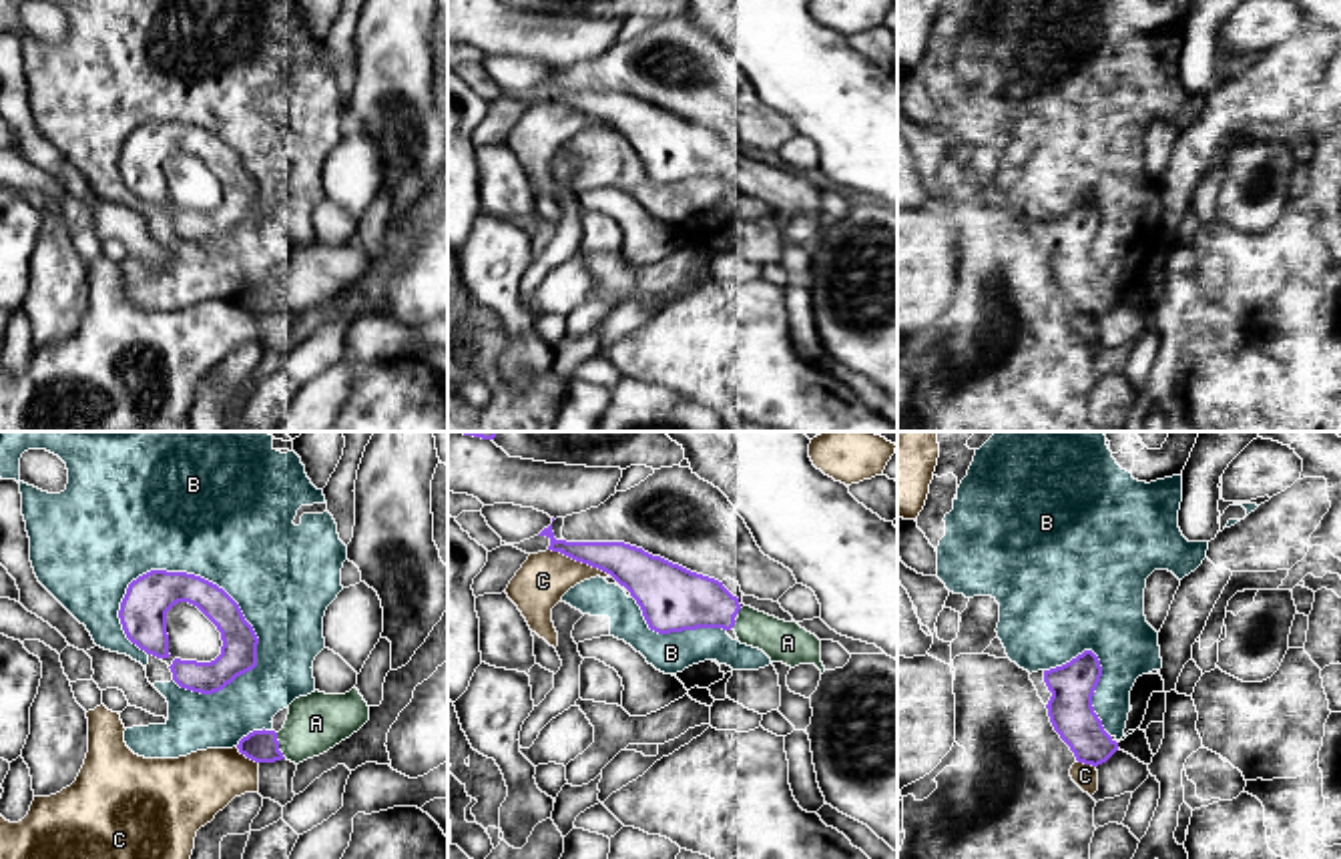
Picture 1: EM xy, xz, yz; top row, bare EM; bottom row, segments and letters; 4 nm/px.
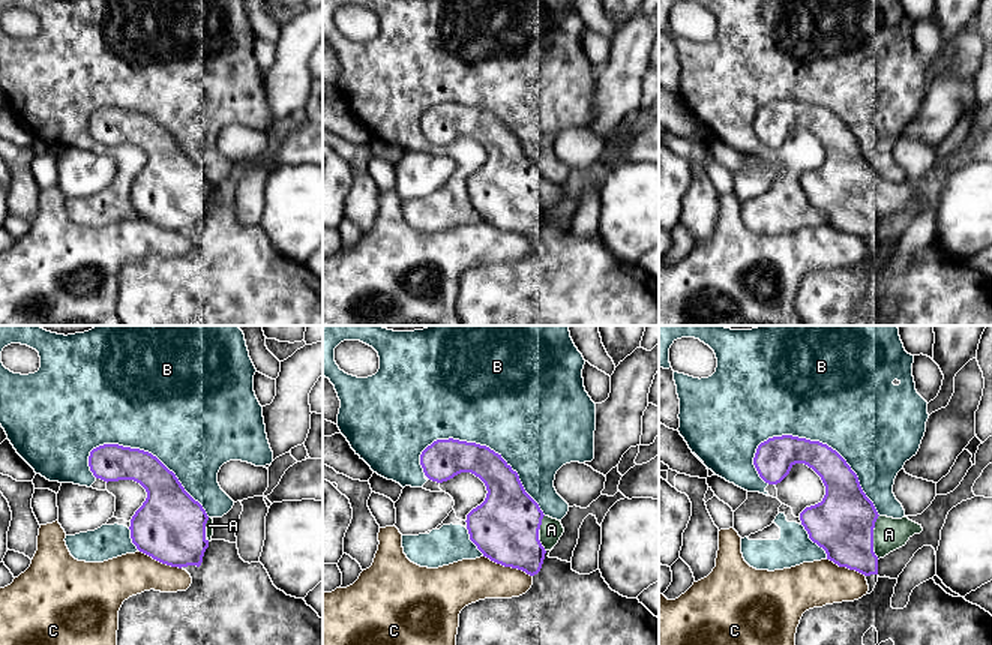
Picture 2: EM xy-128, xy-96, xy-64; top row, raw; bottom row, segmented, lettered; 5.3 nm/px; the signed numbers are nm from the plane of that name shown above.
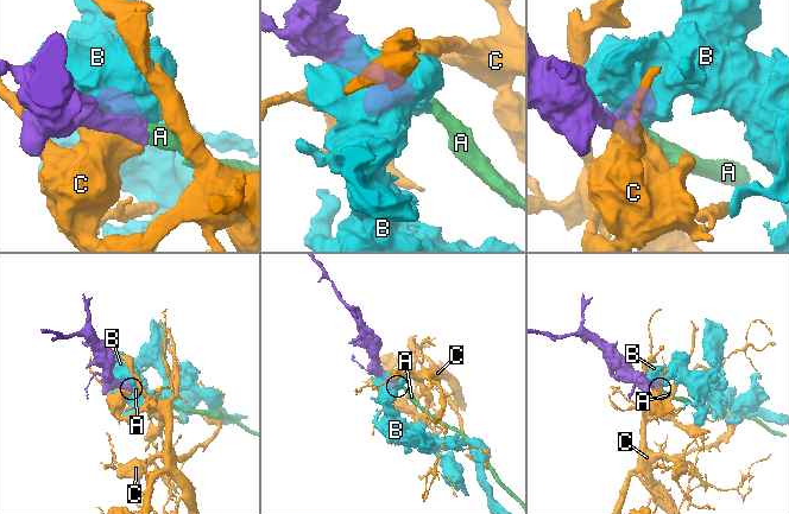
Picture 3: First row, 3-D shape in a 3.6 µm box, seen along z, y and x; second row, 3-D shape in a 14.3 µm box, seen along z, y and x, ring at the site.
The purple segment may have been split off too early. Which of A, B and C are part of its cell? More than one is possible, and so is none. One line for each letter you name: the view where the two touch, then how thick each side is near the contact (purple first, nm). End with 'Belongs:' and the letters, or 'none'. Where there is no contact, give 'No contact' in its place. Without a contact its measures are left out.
A: Touches purple in xy. Thickness 130 nm (purple) against 240 nm
Belongs: A

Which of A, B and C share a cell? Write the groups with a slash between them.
A / B / C

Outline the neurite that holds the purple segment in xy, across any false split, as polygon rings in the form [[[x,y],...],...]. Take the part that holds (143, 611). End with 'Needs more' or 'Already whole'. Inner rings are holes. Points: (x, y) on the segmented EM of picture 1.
[[[151,570],[128,584],[118,610],[126,638],[147,654],[169,658],[167,612],[179,602],[197,606],[217,626],[223,640],[221,654],[211,662],[173,660],[169,668],[173,680],[181,688],[213,694],[257,666],[259,638],[253,626],[245,620],[239,604],[217,584],[187,572]]]. Already whole

